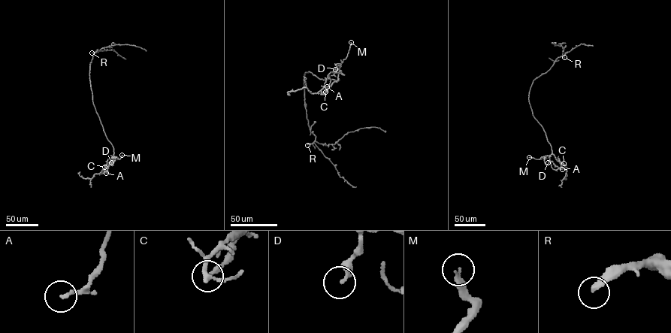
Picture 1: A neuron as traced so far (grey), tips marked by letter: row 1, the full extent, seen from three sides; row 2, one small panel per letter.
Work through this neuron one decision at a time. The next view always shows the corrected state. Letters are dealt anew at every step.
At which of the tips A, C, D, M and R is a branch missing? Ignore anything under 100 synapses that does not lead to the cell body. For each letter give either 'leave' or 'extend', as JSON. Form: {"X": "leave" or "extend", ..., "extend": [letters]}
{"A": "leave", "C": "leave", "D": "leave", "M": "extend", "R": "extend", "extend": ["M", "R"]}

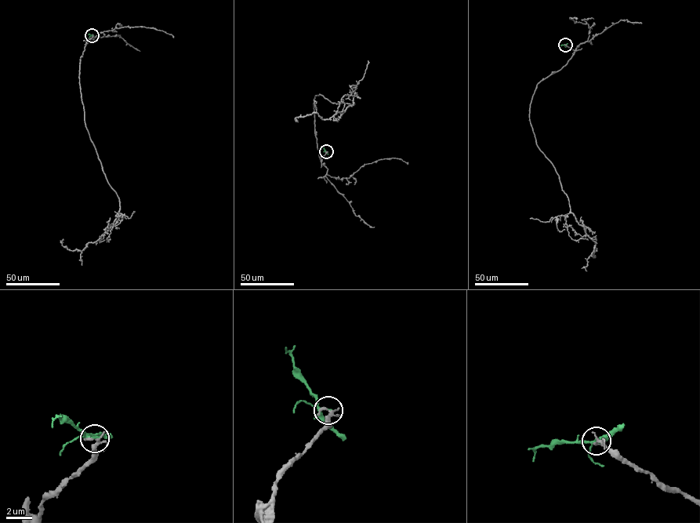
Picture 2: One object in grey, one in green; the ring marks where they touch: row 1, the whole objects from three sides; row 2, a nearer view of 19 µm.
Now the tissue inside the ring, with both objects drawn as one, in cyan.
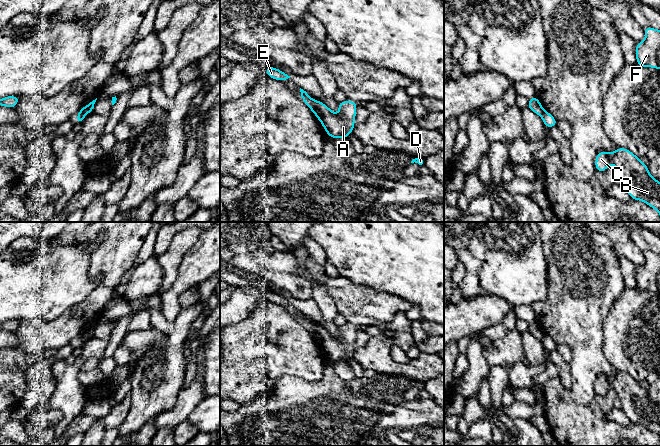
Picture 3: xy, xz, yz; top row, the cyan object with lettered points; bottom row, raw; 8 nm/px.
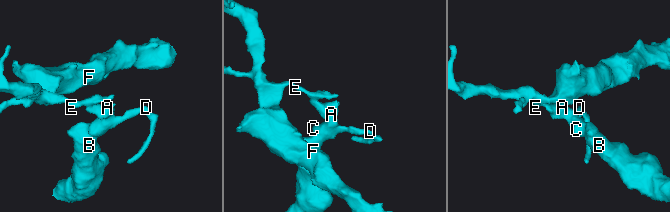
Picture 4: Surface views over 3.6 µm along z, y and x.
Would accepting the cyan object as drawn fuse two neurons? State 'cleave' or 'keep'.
cleave

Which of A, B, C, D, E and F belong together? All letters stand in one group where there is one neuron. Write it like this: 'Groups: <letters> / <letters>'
Groups: A B C D / E F

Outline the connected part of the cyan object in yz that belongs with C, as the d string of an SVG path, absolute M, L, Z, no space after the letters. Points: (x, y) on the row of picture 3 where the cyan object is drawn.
M627 148L597 154L596 171L604 172L610 164L616 167L621 185L630 197L645 202L660 214L660 181L651 176L648 166Z

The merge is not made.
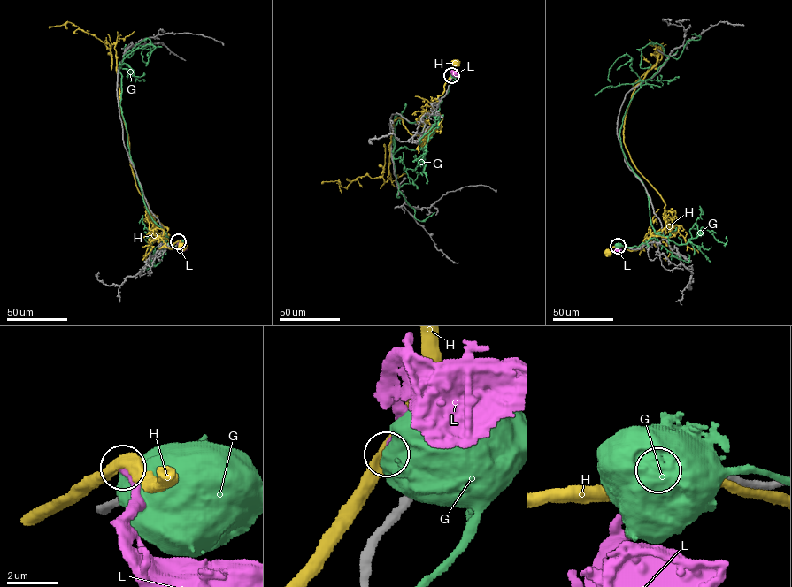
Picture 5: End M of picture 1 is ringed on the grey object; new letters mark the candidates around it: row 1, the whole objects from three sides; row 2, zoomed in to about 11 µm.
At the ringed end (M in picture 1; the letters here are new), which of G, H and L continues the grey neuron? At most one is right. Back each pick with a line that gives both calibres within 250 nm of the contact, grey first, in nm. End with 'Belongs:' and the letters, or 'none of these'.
L: Thickness 320 nm (grey) against 200 nm
Belongs: L

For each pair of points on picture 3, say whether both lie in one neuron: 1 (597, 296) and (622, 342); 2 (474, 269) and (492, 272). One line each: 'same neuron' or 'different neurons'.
1: different neurons
2: different neurons

